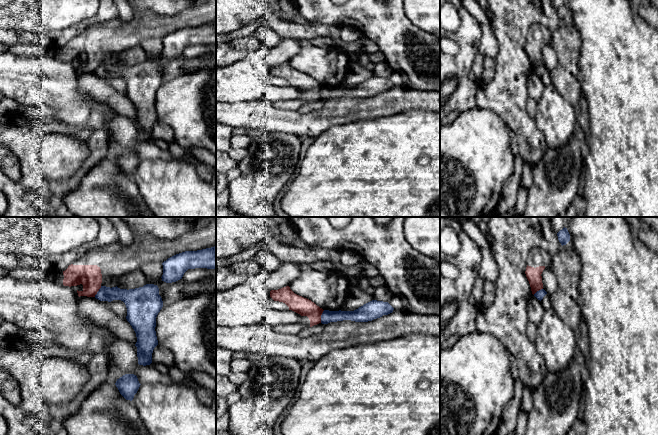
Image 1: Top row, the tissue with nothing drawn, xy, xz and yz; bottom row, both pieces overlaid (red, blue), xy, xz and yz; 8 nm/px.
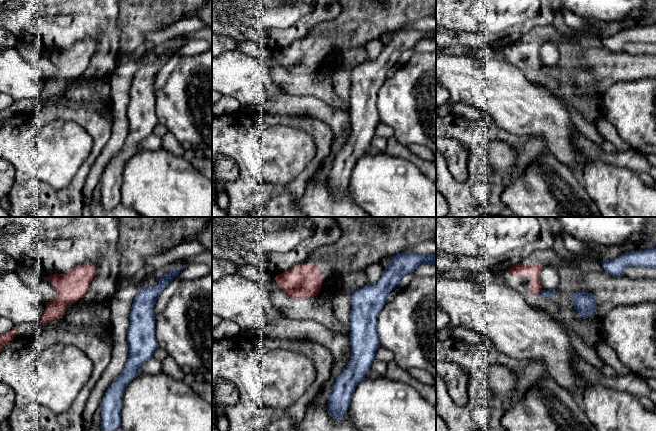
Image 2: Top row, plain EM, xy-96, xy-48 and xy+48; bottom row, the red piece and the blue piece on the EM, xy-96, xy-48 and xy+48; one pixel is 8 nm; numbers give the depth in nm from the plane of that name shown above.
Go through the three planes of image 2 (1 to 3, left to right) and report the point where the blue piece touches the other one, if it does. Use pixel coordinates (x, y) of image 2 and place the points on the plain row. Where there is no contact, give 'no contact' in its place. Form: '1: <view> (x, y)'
1: no contact
2: no contact
3: xy+48 (540, 68)

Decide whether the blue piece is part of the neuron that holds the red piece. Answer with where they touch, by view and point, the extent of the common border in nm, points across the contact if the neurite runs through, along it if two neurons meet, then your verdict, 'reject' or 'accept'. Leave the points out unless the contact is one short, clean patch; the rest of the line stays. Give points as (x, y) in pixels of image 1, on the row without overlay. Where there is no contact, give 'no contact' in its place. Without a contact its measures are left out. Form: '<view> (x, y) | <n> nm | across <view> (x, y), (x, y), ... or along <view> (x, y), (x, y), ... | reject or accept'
xz (320, 92) | 110 nm | along xz (324, 86), (320, 98) | reject

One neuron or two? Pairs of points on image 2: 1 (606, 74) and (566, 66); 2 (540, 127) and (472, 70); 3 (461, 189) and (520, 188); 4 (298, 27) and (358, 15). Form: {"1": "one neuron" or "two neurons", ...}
{"1": "one neuron", "2": "one neuron", "3": "two neurons", "4": "two neurons"}

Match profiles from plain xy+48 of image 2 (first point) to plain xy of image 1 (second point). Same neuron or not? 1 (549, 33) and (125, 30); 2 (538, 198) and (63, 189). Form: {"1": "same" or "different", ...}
{"1": "same", "2": "different"}

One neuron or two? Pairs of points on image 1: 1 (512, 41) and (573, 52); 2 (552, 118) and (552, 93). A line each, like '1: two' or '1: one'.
1: two
2: one

